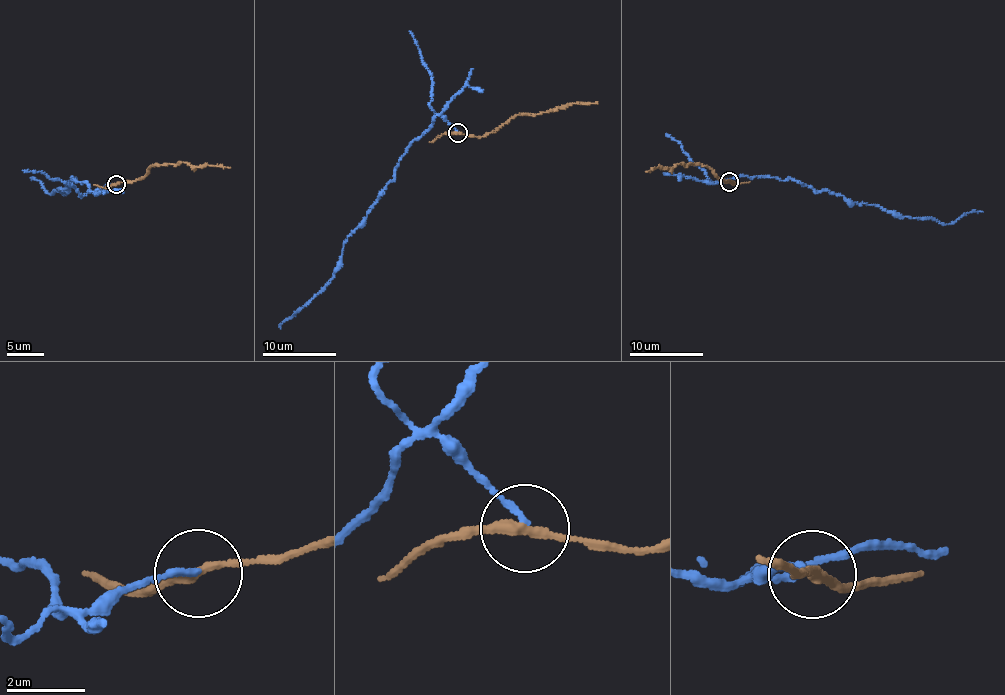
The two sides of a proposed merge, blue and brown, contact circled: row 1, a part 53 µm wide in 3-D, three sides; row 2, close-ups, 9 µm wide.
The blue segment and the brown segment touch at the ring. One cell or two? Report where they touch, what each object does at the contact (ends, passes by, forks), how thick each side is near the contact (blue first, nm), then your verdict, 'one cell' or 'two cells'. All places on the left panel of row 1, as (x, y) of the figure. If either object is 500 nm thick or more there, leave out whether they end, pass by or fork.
(116, 184) | blue ends | brown passes by | 160/240 nm | two cells

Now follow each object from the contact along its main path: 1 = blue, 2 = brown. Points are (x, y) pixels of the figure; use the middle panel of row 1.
1: (457, 132), (436, 115), (411, 143), (399, 162), (395, 178), (343, 245), (334, 277), (280, 329)
2: (457, 132), (486, 136), (517, 114), (548, 112), (573, 103), (597, 102)

